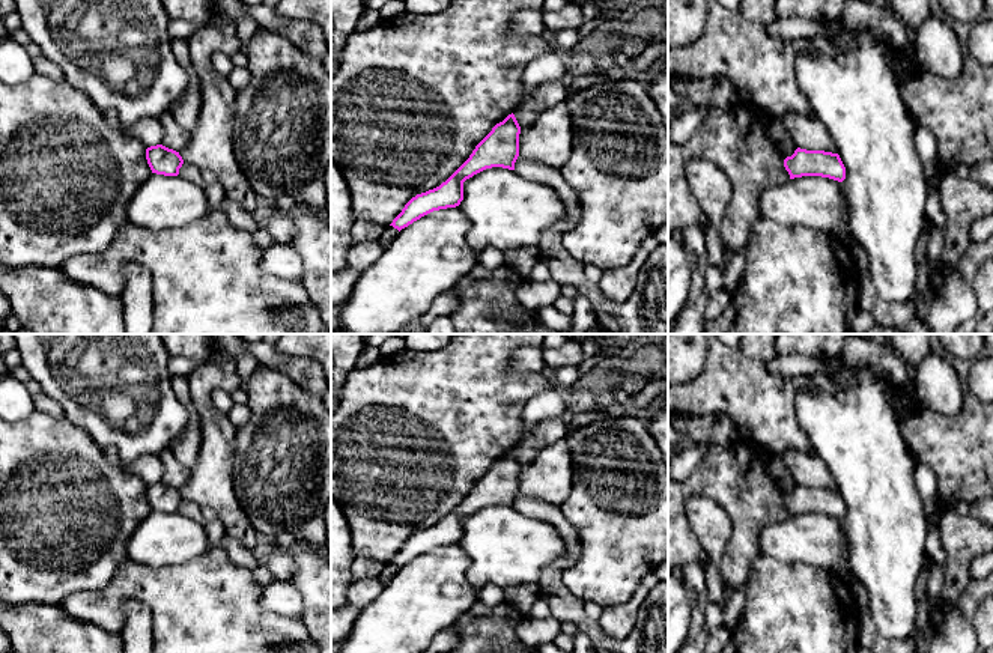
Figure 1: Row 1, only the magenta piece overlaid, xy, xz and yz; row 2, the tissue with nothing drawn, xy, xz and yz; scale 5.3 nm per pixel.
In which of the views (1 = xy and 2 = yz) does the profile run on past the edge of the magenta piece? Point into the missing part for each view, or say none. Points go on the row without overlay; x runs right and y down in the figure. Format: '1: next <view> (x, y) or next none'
1: next none
2: next none

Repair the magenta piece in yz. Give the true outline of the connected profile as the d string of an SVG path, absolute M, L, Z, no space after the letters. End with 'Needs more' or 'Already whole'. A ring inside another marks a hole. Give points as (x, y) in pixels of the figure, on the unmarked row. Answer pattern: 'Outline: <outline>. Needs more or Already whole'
Outline: M797 484L784 497L790 516L802 513L821 513L838 519L846 516L846 504L838 491L824 487L806 487Z. Already whole

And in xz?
Outline: M512 450L492 465L445 519L412 534L390 563L400 569L433 548L459 543L463 537L463 519L486 506L515 507L519 494L519 471L521 463Z. Already whole

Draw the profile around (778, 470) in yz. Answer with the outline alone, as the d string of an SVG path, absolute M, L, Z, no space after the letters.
M772 454L767 471L769 475L779 486L779 489L784 492L784 495L791 494L797 486L791 471L788 469L781 454Z

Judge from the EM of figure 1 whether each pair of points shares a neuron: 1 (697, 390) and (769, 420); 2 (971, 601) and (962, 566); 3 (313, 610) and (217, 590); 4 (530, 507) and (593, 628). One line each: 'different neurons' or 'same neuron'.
1: same neuron
2: different neurons
3: different neurons
4: same neuron

